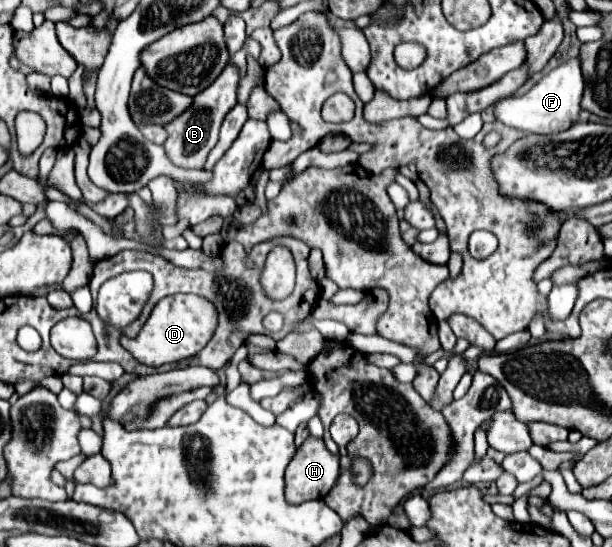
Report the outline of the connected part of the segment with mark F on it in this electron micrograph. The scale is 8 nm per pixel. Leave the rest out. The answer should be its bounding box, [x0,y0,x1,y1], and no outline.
[495,58,583,134]

